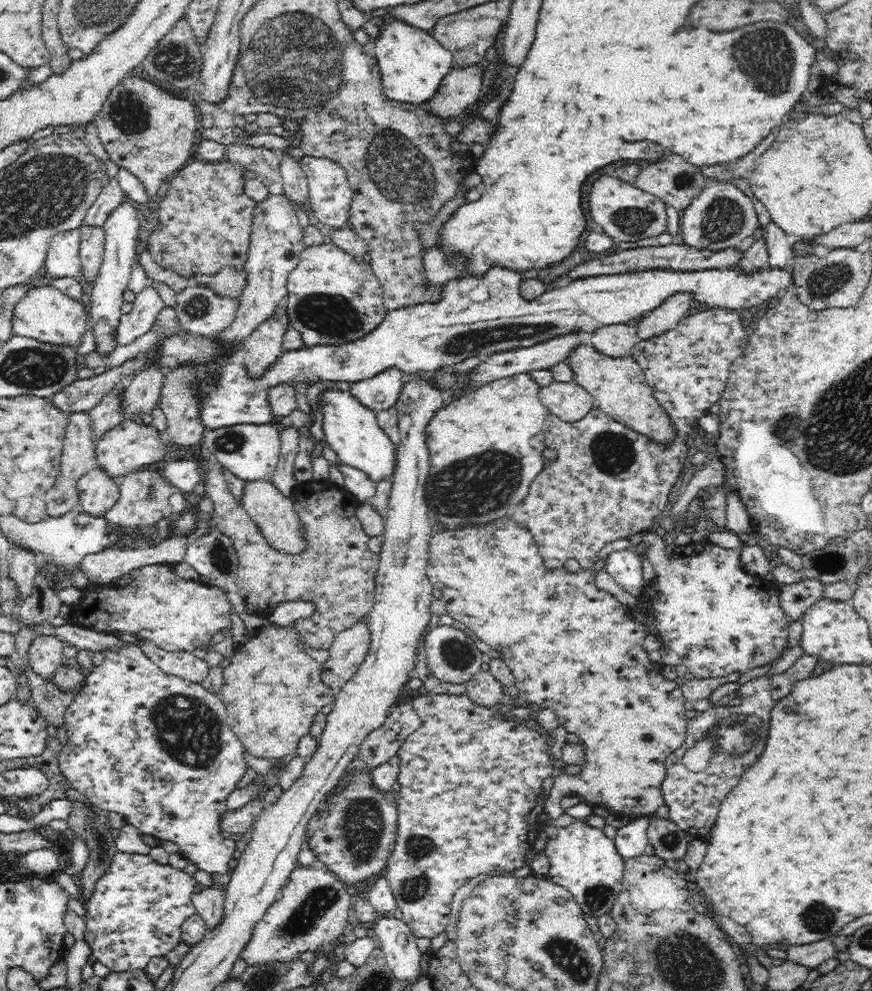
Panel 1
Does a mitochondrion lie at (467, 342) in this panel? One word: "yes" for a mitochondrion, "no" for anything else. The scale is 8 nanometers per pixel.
yes

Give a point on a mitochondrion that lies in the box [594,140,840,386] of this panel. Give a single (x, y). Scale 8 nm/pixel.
(724, 217)

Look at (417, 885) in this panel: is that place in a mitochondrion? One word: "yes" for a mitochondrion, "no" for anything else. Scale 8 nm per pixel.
yes

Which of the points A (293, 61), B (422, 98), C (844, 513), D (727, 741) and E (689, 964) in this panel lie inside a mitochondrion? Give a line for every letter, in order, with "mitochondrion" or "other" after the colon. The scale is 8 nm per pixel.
A: mitochondrion
B: other
C: other
D: mitochondrion
E: mitochondrion

